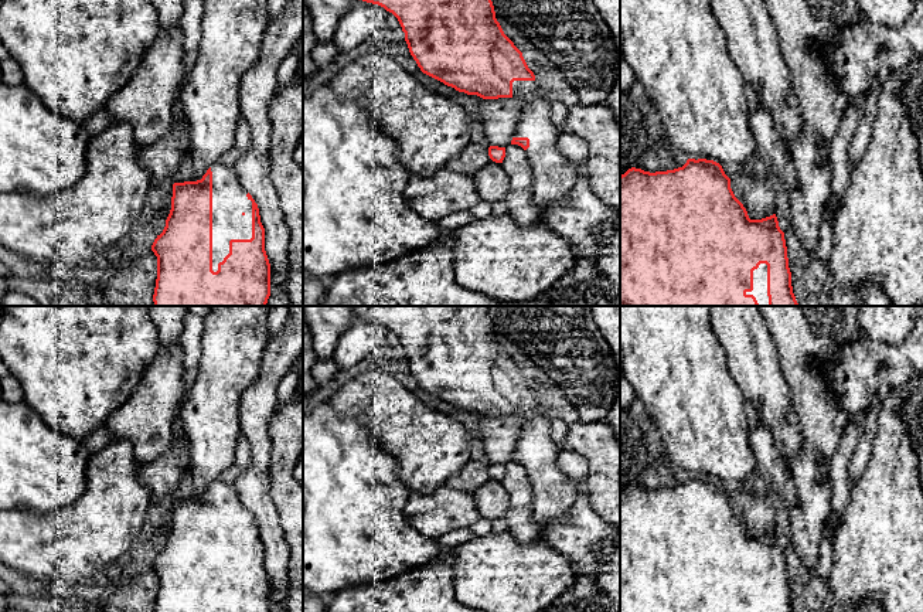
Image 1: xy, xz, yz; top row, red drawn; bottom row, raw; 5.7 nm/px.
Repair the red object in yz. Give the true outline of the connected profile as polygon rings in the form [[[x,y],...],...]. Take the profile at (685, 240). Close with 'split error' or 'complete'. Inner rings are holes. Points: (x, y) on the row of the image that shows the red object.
[[[688,159],[682,167],[655,173],[629,169],[620,176],[620,306],[798,306],[791,286],[784,232],[776,214],[750,220],[730,188],[730,178],[713,160]]] | split error

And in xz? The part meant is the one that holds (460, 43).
[[[362,0],[378,4],[386,11],[392,13],[405,33],[405,41],[409,52],[416,61],[420,71],[447,86],[467,95],[477,95],[483,99],[517,98],[524,106],[521,109],[511,144],[521,146],[531,162],[534,170],[534,201],[541,210],[541,217],[546,207],[558,203],[568,196],[569,188],[575,184],[578,177],[583,173],[583,167],[569,162],[563,157],[558,147],[556,139],[559,129],[551,119],[551,105],[539,89],[534,72],[528,68],[522,52],[504,34],[500,23],[495,18],[495,11],[491,0]]] | split error

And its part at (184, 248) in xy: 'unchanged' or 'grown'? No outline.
grown

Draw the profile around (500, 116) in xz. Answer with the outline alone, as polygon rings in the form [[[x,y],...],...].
[[[517,98],[481,99],[478,115],[484,126],[484,143],[507,147],[524,103]]]

